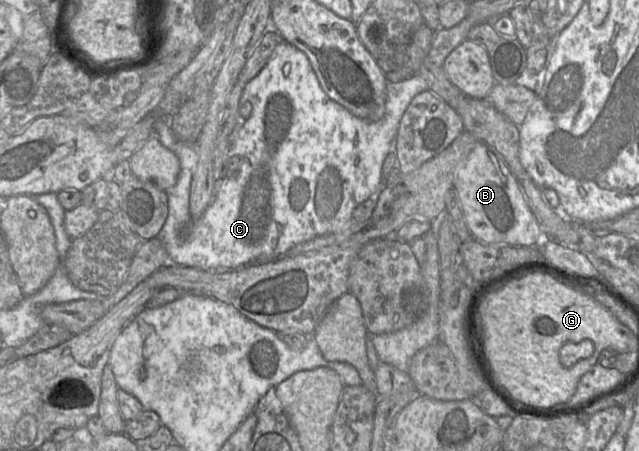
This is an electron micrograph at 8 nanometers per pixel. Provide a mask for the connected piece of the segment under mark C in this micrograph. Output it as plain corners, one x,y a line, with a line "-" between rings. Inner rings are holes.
282,41
276,47
265,67
256,77
246,83
243,88
241,103
249,101
252,104
253,111
249,118
241,120
240,127
234,131
233,141
229,150
229,157
234,157
234,155
240,155
243,157
241,170
238,175
228,177
222,182
217,182
217,190
213,202
206,209
204,214
198,218
193,217
190,212
190,185
198,163
197,146
195,143
189,143
176,138
168,125
167,119
157,119
155,123
154,136
157,137
166,148
174,152
180,161
180,173
178,175
177,182
174,186
166,190
169,205
168,216
160,233
156,237
161,241
167,251
169,255
169,262
175,265
190,266
206,270
235,270
244,266
269,262
281,258
293,246
301,242
307,241
318,235
334,232
344,227
352,220
353,210
380,188
382,181
382,164
387,155
394,148
394,141
397,136
399,123
403,114
412,99
427,89
428,85
426,80
419,74
400,82
388,82
384,116
376,121
361,119
353,115
341,104
332,100
324,92
311,63
304,52
292,44

